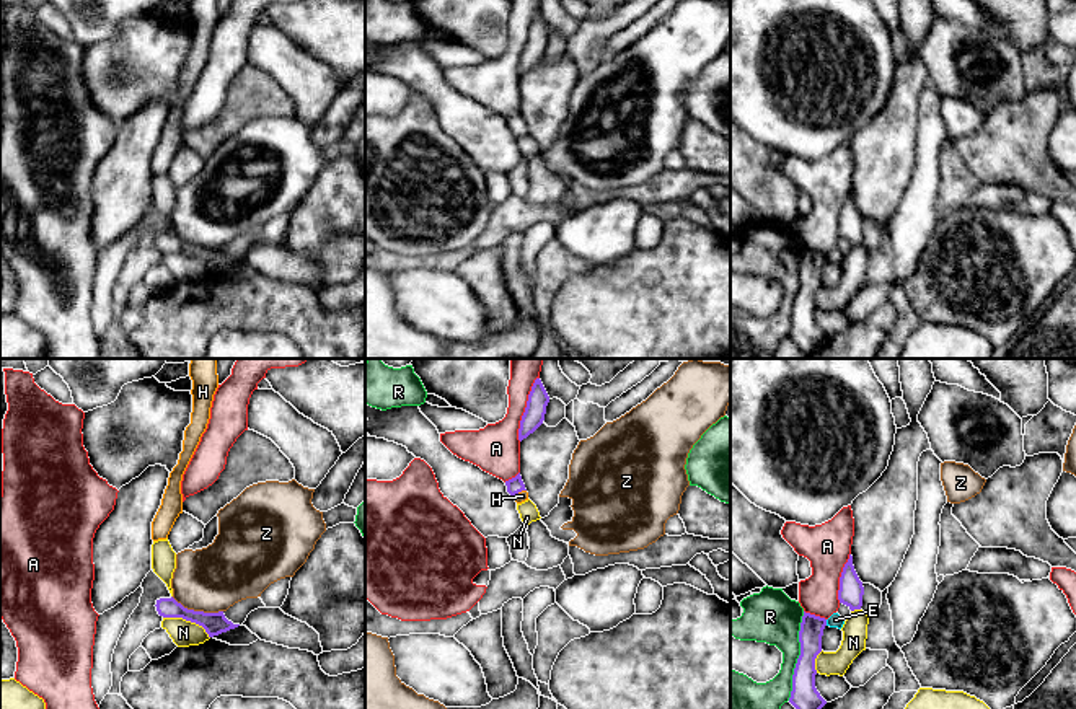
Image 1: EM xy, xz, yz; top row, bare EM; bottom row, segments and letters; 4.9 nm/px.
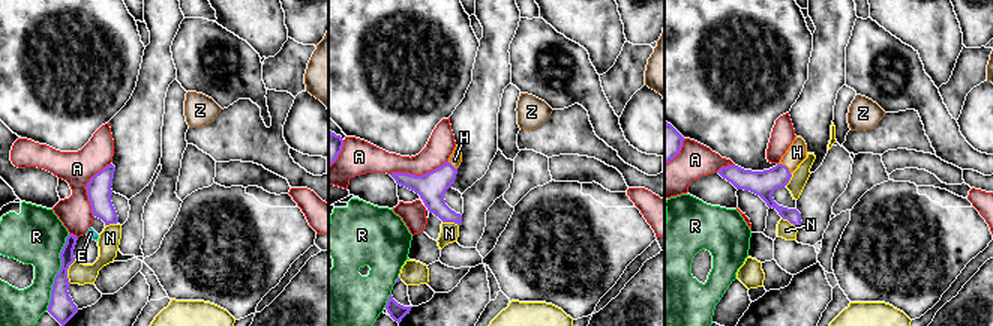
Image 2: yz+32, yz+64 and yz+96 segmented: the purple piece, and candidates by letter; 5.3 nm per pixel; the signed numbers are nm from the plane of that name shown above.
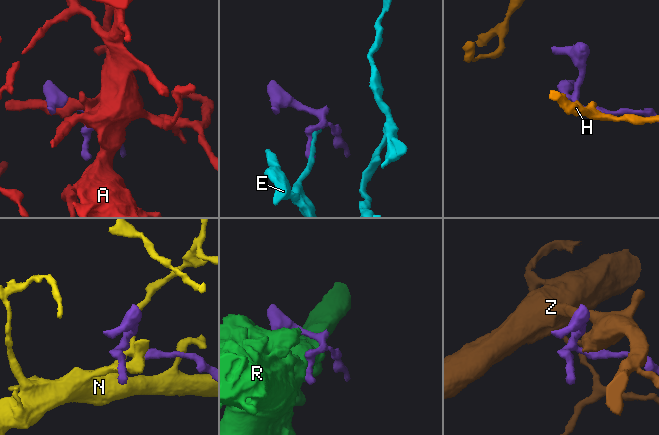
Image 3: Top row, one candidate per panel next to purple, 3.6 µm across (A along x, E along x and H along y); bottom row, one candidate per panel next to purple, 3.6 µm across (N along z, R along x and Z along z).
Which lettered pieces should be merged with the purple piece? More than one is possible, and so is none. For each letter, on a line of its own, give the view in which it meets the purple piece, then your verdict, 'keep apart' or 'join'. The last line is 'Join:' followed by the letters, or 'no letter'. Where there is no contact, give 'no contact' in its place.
A: xz | keep apart
E: yz | keep apart
H: xz | join
N: xy | keep apart
R: yz | keep apart
Z: xy | keep apart
Join: H

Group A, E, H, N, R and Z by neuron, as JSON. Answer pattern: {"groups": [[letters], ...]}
{"groups": [["A"], ["E"], ["H"], ["N"], ["R"], ["Z"]]}

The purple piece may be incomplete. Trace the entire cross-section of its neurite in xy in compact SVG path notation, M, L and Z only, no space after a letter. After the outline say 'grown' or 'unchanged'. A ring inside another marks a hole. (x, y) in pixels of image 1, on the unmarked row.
M173 231L157 235L155 241L158 249L163 253L183 253L186 256L202 261L209 269L209 272L218 271L222 267L227 267L240 261L228 256L223 246L204 248L204 246L187 244L181 238L178 238Z; unchanged

